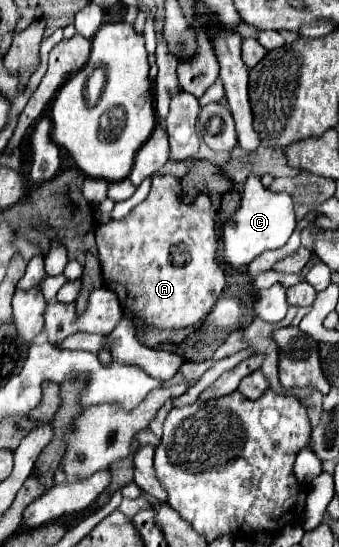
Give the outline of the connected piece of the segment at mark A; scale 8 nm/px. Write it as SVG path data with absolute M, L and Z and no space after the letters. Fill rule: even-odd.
M156 174L152 178L152 188L148 198L132 208L122 220L110 220L100 224L96 230L98 256L102 266L102 278L110 290L120 298L124 310L132 310L152 328L186 328L202 322L214 308L222 288L224 288L224 268L218 260L218 236L216 236L216 210L206 194L200 194L192 206L182 200L180 178L170 174ZM184 244L188 252L188 262L182 266L172 264L170 248Z

